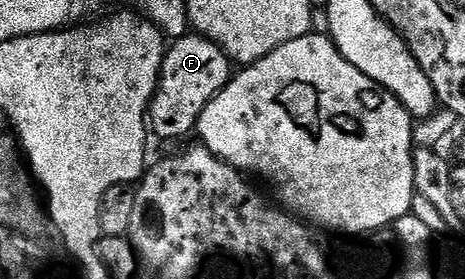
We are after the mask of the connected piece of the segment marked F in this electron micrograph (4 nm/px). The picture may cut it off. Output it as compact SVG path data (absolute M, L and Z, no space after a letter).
M186 34L171 45L164 53L158 86L148 106L150 133L163 140L173 140L190 131L192 133L198 125L201 112L233 76L233 64L227 54L203 35Z

